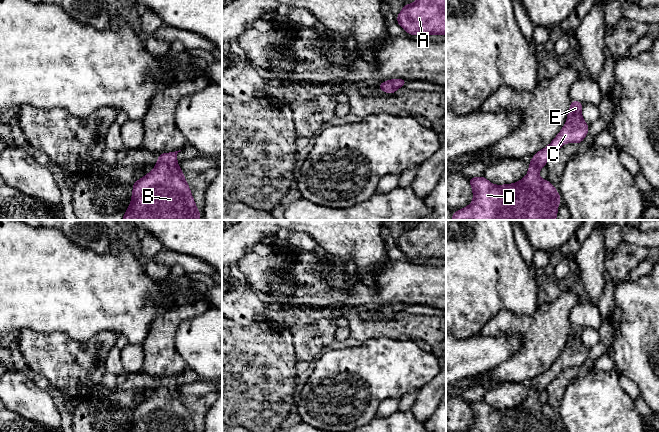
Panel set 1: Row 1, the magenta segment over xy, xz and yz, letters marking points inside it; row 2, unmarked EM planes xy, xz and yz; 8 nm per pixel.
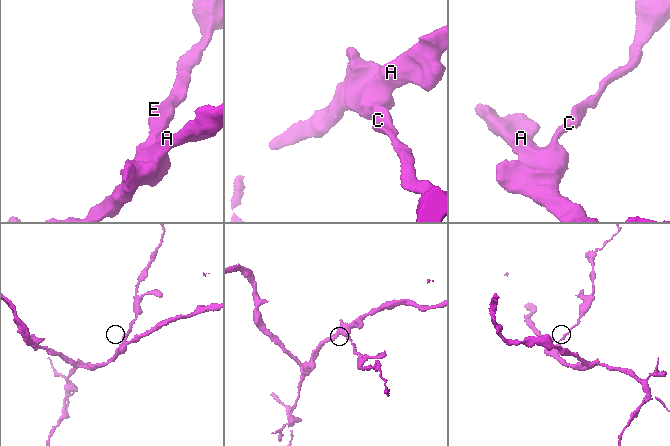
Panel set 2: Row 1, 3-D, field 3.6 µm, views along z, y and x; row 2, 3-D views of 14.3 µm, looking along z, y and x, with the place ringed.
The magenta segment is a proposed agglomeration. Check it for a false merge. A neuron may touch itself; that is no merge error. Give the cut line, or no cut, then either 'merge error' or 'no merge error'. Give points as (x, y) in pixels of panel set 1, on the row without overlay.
cut none; no merge error

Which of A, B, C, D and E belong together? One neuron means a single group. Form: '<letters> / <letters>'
A B C D E

